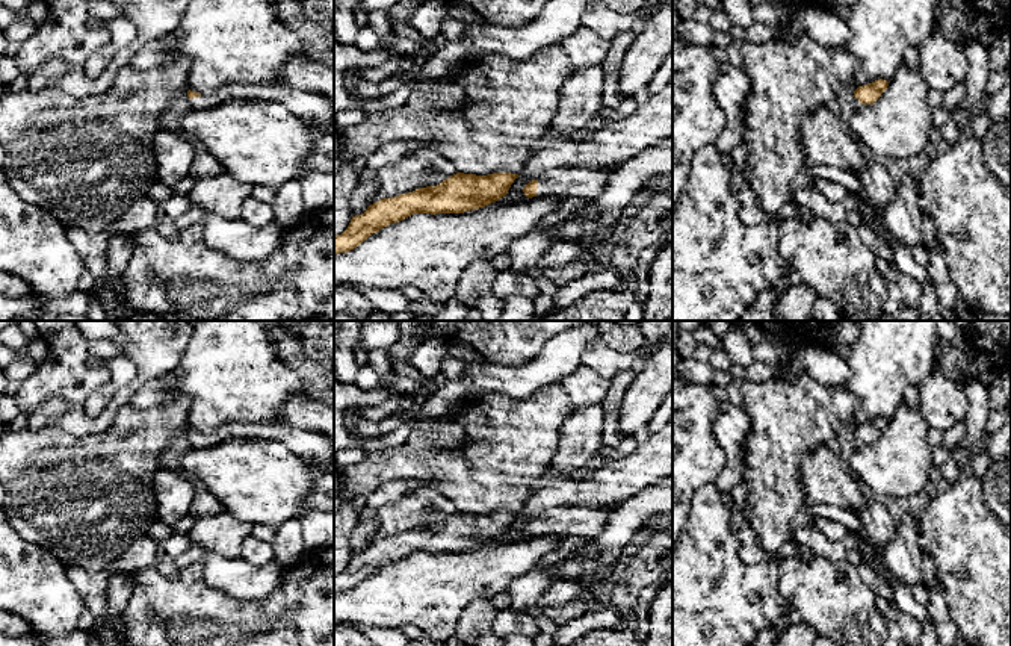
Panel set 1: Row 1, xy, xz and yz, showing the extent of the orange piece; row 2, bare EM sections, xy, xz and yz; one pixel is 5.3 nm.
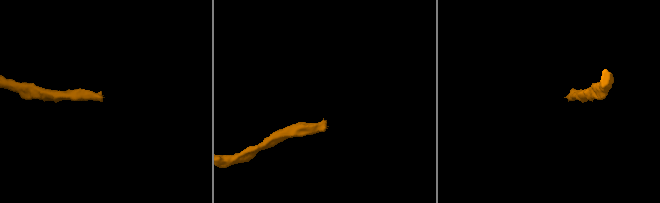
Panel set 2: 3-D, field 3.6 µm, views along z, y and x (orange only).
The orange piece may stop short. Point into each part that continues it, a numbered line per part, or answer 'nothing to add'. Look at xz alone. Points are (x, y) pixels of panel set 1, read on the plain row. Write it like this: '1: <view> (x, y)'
1: xz (579, 521)

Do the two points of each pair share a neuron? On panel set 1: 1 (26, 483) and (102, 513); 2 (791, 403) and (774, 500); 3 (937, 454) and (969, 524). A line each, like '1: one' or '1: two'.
1: one
2: one
3: two

